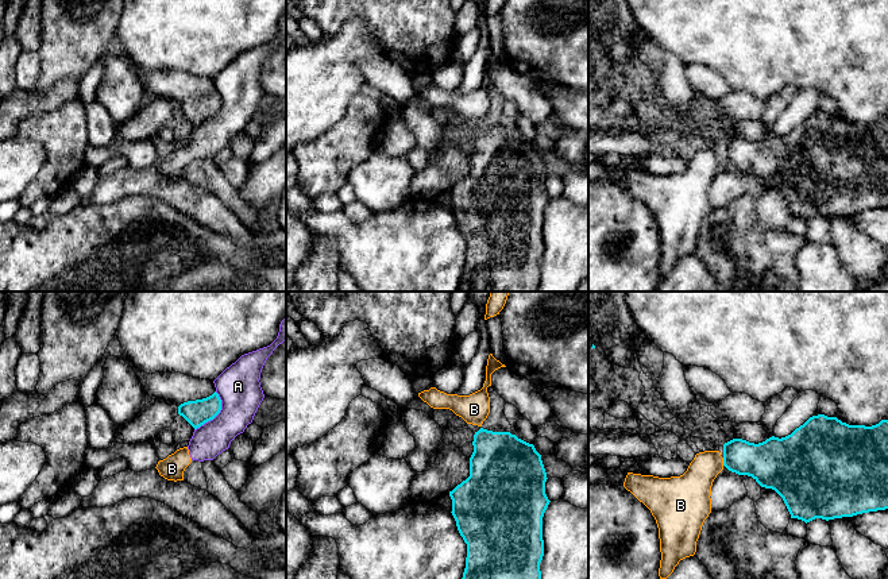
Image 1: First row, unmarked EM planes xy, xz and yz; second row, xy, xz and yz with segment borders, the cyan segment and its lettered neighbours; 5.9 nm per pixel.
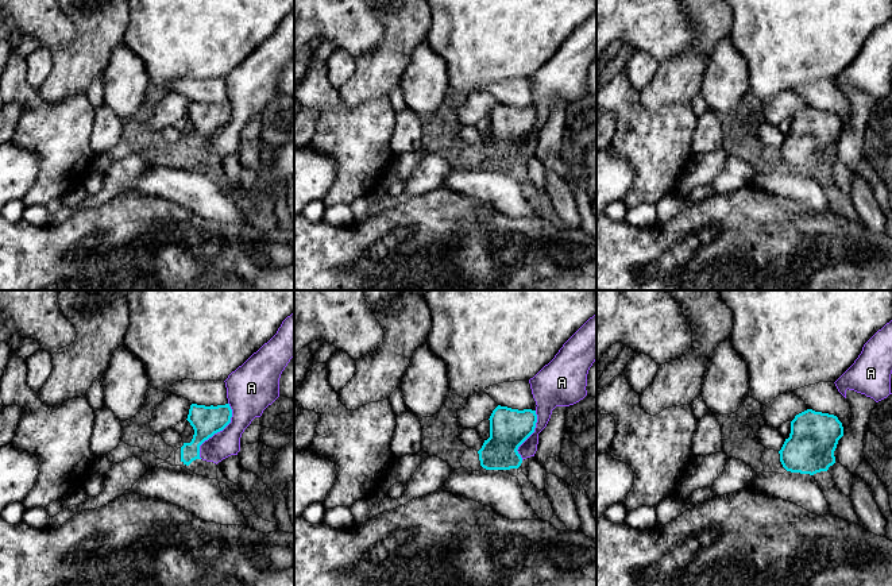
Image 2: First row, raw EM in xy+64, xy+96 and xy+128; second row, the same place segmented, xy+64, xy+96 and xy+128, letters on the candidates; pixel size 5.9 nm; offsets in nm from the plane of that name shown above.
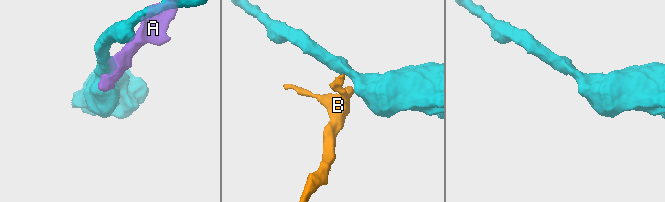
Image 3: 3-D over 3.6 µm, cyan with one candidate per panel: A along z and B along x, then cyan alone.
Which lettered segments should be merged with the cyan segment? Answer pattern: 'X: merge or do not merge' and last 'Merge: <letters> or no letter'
A: do not merge
B: do not merge
Merge: no letter

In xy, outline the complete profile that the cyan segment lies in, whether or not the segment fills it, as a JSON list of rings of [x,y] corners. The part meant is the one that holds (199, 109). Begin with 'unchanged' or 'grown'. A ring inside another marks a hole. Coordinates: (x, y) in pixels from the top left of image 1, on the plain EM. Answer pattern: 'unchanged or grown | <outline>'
unchanged | [[[215,89],[212,93],[188,99],[178,104],[178,112],[182,113],[194,127],[213,117],[221,108],[221,97]]]

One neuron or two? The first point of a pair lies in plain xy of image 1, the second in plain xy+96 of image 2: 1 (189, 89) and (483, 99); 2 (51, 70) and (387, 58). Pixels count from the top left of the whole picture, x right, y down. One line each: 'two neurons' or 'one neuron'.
1: two neurons
2: one neuron

